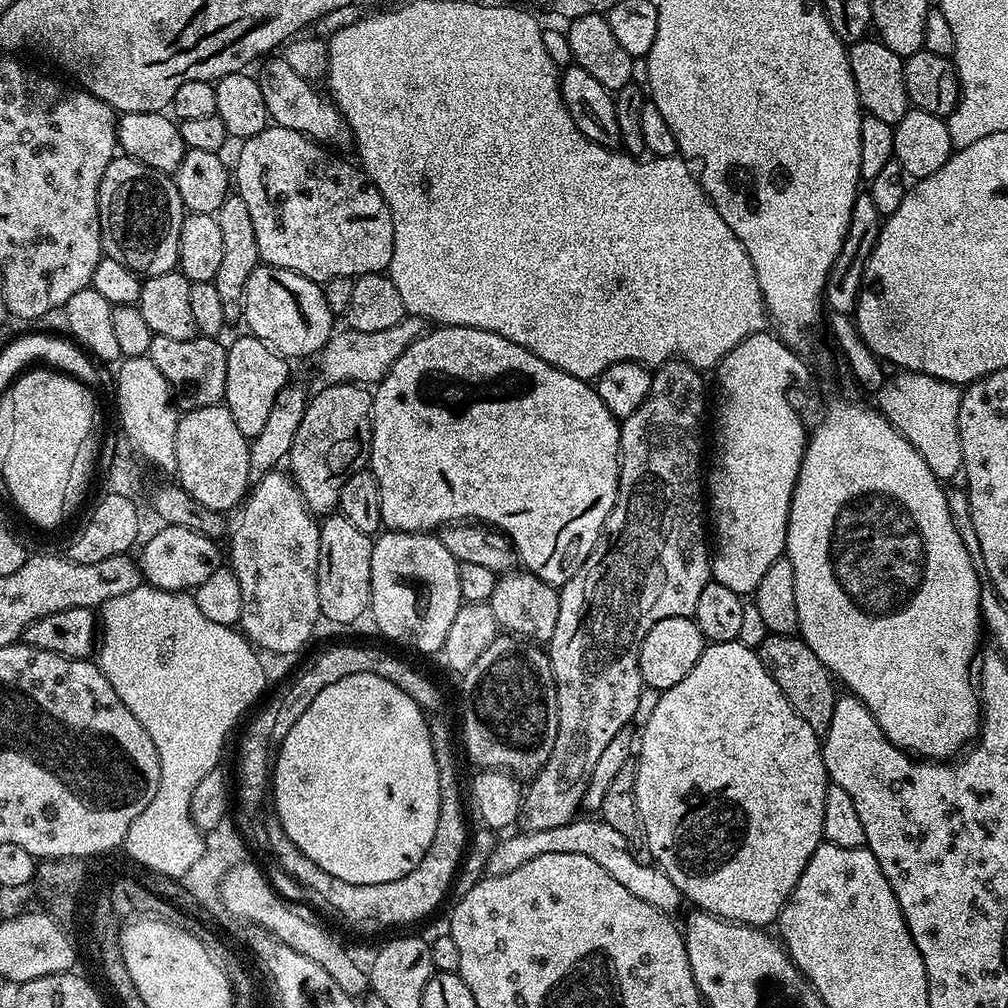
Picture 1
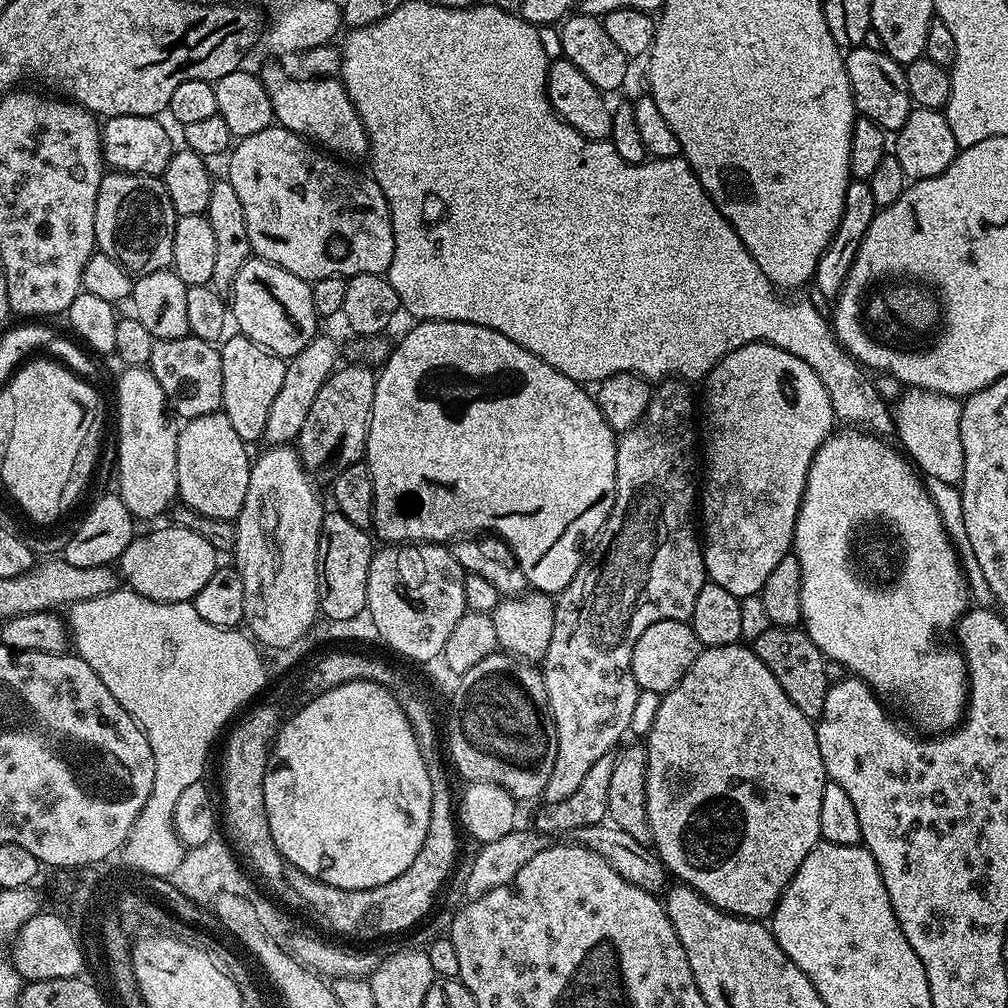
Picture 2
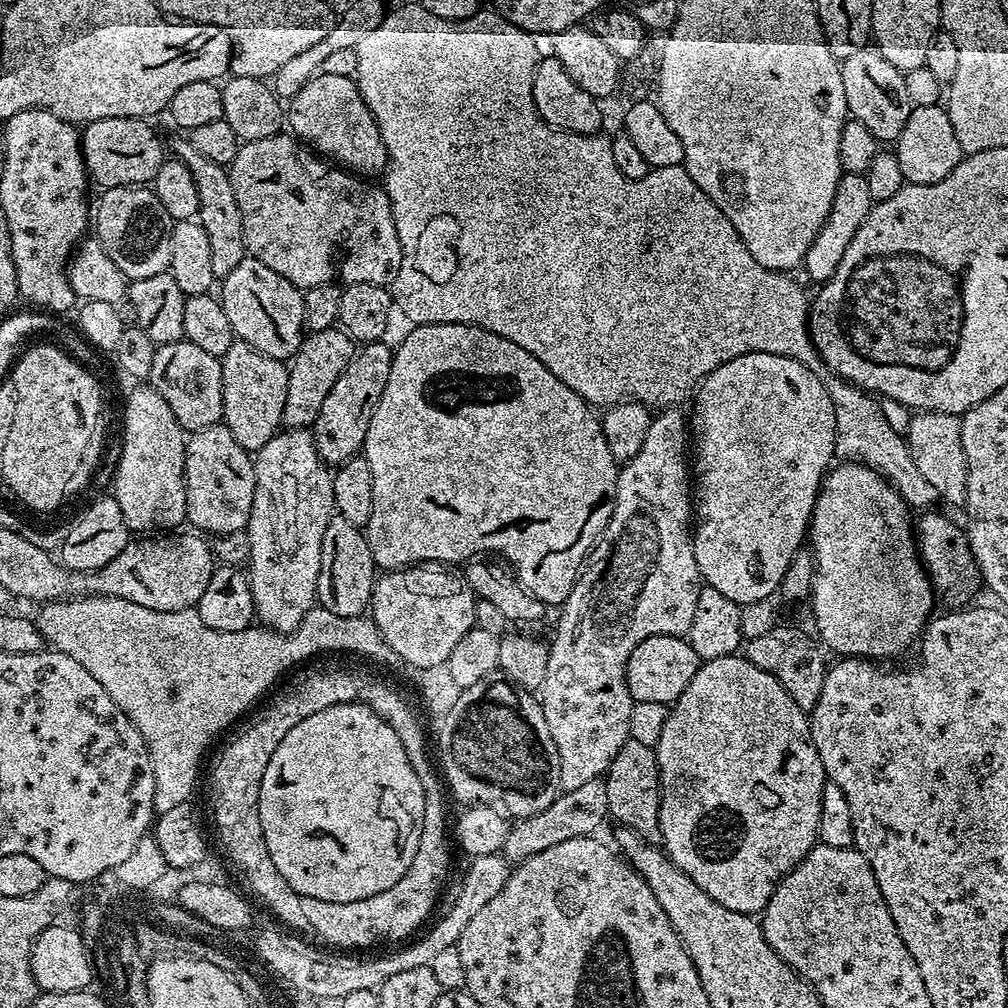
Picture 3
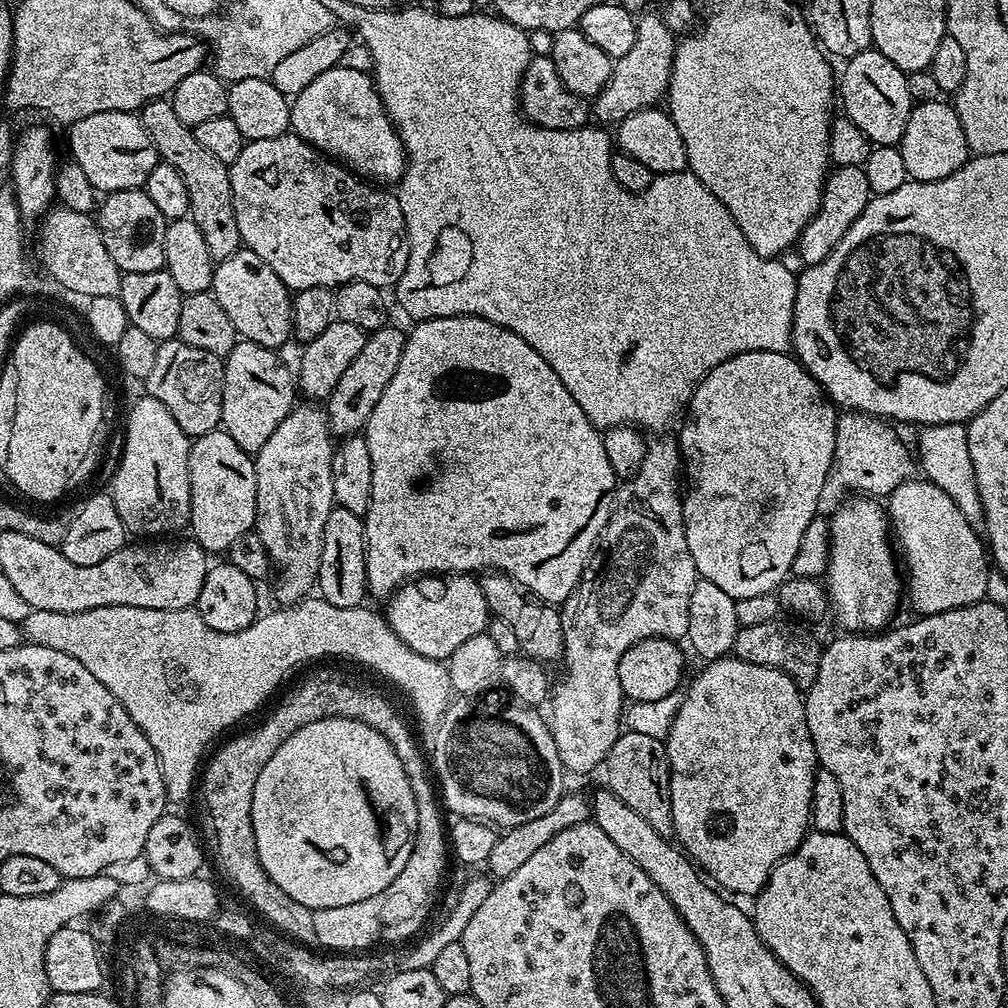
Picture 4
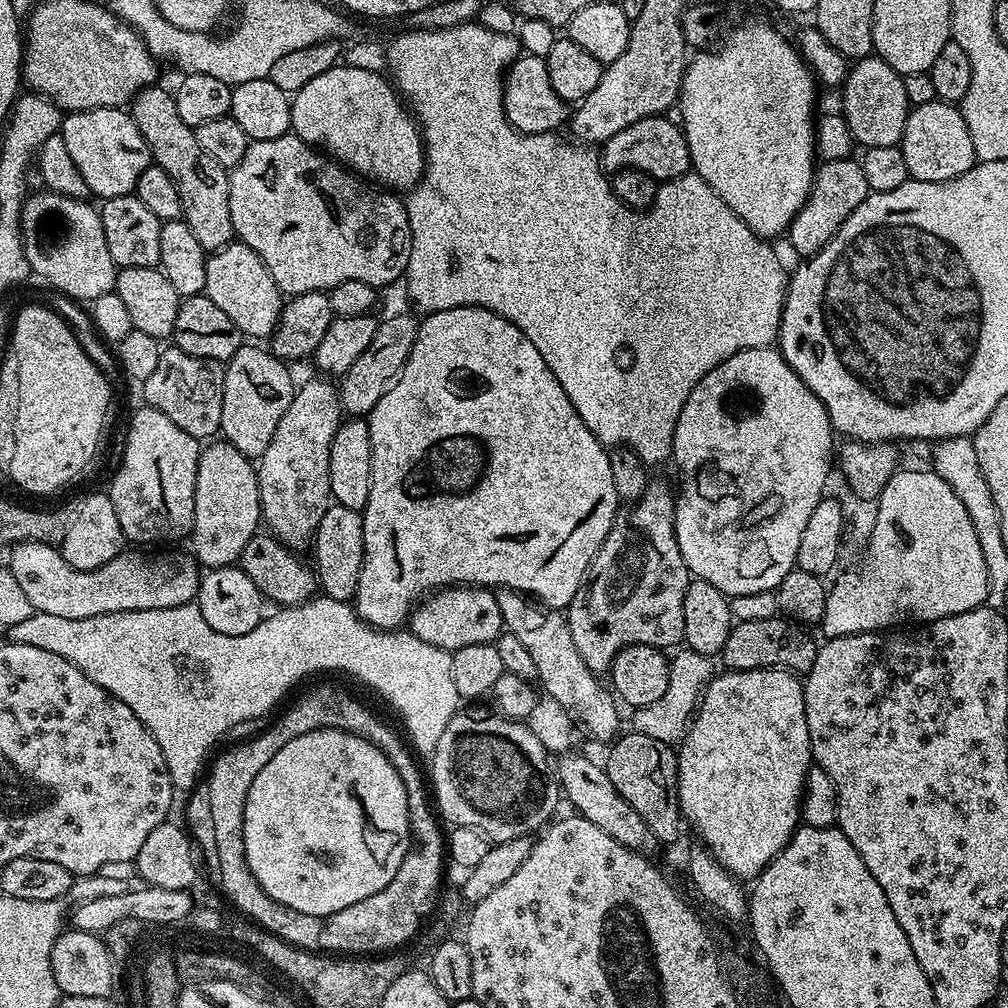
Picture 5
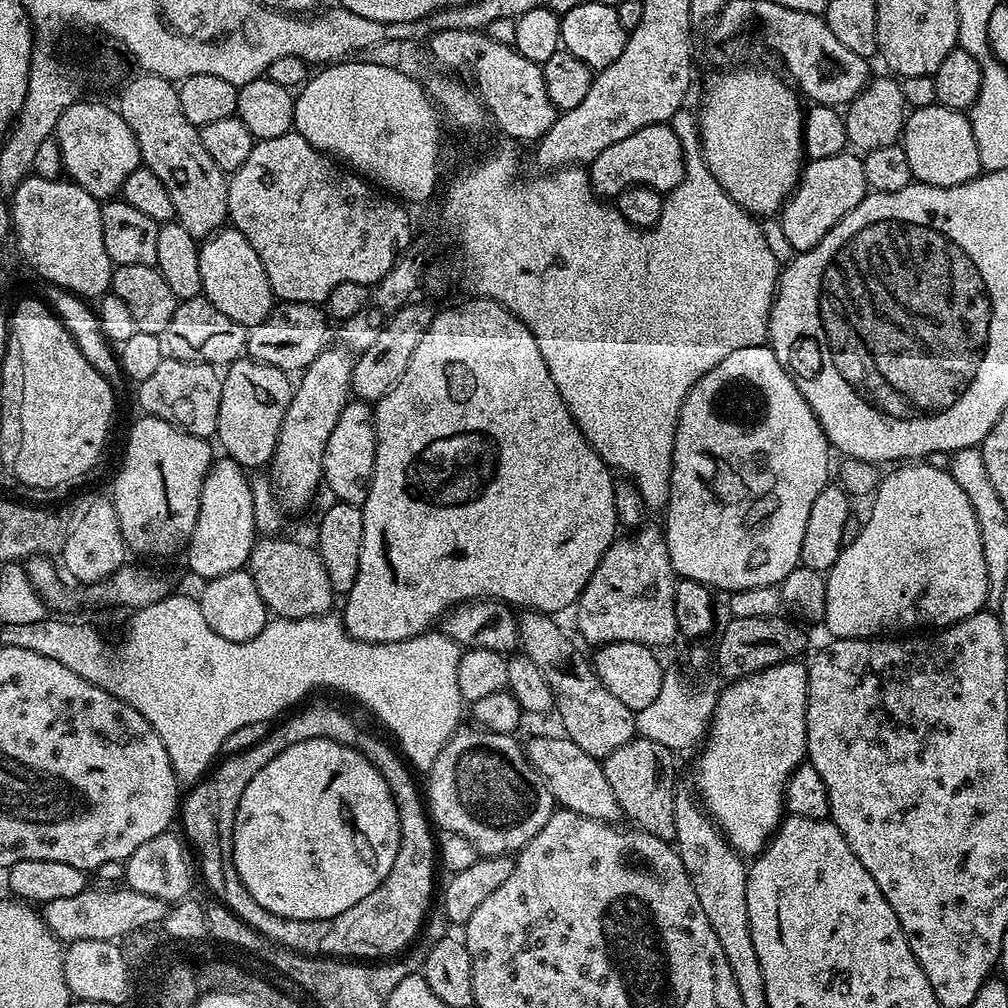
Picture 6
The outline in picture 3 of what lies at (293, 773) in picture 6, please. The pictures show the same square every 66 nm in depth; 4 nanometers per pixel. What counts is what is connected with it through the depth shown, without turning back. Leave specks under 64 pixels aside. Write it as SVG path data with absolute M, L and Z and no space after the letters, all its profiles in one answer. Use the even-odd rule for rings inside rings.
M364 702L330 706L302 718L302 722L298 722L298 726L294 726L294 730L290 730L290 734L286 734L282 742L278 742L278 750L274 750L270 757L266 774L262 774L262 786L258 790L258 818L262 818L262 834L266 834L266 850L270 850L274 866L278 866L282 878L290 882L290 886L300 897L318 898L325 900L327 904L349 904L370 898L382 890L390 890L390 886L394 886L394 882L398 882L398 878L402 878L402 874L410 870L410 862L414 862L418 838L422 838L425 814L426 794L422 790L422 782L414 766L410 764L410 758L406 756L398 734Z

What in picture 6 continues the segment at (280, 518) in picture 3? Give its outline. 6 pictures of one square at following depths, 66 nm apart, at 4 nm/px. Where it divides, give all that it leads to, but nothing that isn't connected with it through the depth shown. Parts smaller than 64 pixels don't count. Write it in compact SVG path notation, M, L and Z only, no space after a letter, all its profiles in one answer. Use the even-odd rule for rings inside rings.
M329 346L324 349L310 366L304 369L295 385L292 401L286 410L286 418L282 418L282 430L278 434L276 449L270 461L270 479L275 497L279 506L285 513L300 512L316 496L316 487L321 487L324 479L324 455L326 454L326 442L330 438L334 426L338 422L338 414L347 406L352 390L352 366L354 360L343 347Z

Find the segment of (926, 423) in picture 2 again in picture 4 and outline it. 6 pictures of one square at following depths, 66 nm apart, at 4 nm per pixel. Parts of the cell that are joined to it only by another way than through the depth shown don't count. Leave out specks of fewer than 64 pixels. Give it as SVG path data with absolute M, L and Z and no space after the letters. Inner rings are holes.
M944 423L925 425L919 432L918 464L925 479L945 490L965 515L972 529L981 531L984 527L984 511L982 510L977 482L973 476L973 463L970 462L967 427L964 424Z

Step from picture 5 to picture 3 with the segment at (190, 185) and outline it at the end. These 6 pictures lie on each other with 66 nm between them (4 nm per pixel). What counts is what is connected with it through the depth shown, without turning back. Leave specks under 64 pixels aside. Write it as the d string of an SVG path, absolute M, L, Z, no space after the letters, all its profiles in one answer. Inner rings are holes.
M188 138L177 142L174 156L192 172L200 203L198 219L206 230L206 238L210 238L214 274L218 278L223 278L238 262L242 262L246 255L242 214L238 210L238 198L234 198L234 186L229 169L218 162L210 162L210 158L205 158L203 154L198 154L198 150L194 150L191 139Z

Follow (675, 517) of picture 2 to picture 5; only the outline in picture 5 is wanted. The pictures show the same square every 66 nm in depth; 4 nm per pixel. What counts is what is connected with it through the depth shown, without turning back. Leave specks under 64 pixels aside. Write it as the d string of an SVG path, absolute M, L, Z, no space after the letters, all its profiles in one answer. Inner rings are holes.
M649 483L640 500L629 508L632 509L621 511L612 523L610 534L606 534L598 554L588 567L588 575L584 577L578 594L574 594L566 609L566 619L578 654L595 674L607 673L616 655L632 644L679 645L684 638L682 598L686 598L690 573L686 562L682 562L682 550L678 550L674 534L676 502L673 489L664 484Z

